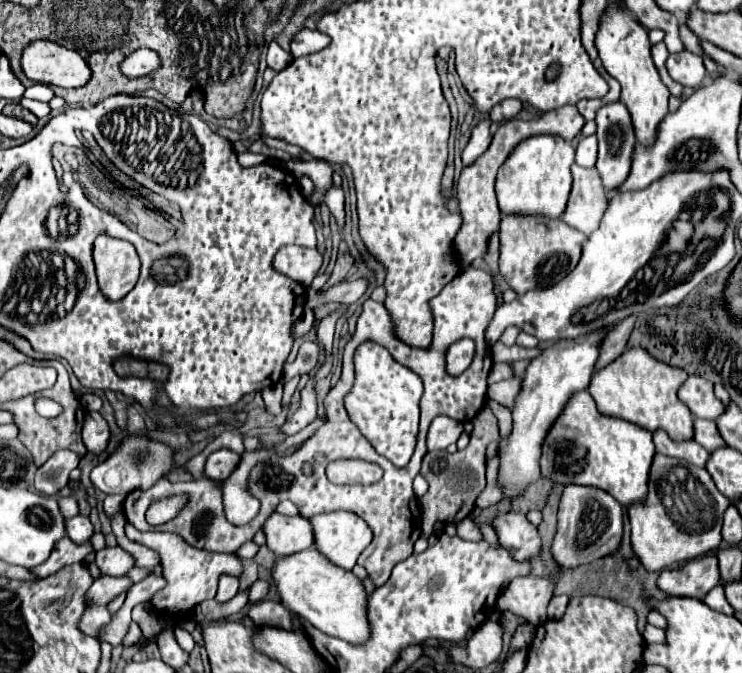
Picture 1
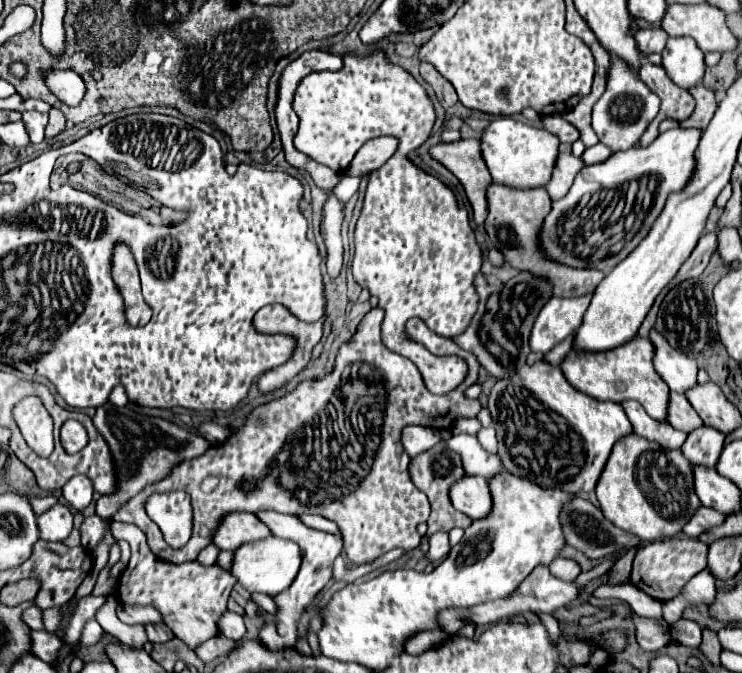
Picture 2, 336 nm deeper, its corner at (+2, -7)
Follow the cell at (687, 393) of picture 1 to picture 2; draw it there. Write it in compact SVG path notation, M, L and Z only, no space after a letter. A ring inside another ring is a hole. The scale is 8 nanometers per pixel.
M651 330L651 342L655 346L655 370L665 380L665 384L679 394L685 394L687 390L697 386L697 364L693 364L691 358L679 354L675 348L669 348L665 344L663 336L657 336L655 330Z

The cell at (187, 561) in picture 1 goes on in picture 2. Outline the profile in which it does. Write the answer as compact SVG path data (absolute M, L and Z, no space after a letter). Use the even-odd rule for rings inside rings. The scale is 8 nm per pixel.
M113 522L111 534L115 540L129 542L131 548L129 564L119 576L117 588L117 598L123 604L157 608L163 616L163 622L171 628L171 632L191 648L219 634L217 620L227 610L227 598L233 586L237 584L237 578L233 576L231 570L225 570L217 564L203 566L197 564L195 560L185 564L169 564L165 560L159 560L151 552L145 534L135 524Z

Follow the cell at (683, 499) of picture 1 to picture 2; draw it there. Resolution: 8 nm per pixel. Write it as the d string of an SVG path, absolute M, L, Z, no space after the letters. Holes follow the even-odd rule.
M637 434L619 440L609 456L605 472L597 482L597 500L603 516L617 528L637 536L643 544L675 538L701 506L695 494L693 464L681 450L665 450L657 442Z

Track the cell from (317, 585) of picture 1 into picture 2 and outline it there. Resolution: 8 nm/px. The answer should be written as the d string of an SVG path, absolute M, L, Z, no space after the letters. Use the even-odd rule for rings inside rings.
M273 536L269 540L249 542L249 544L243 544L241 548L237 548L233 566L231 566L239 584L243 584L249 592L261 592L267 596L277 596L277 594L285 592L297 578L299 568L301 568L301 552L299 552L297 544L283 540L283 538L273 538Z

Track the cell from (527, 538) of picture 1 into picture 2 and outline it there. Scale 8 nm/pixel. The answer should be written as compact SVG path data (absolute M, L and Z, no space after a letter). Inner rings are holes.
M463 476L453 484L449 492L453 506L467 514L471 520L483 520L493 510L493 498L489 492L489 484L481 476Z

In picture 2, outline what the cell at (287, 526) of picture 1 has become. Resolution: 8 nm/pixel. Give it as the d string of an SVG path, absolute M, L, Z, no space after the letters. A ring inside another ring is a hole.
M235 512L231 516L225 516L225 522L221 522L221 528L217 528L213 544L221 550L237 550L241 544L269 536L273 536L271 530L255 514Z

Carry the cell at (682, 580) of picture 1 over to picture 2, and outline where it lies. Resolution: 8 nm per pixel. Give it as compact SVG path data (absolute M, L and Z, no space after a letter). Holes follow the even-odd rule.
M677 538L677 540L657 540L653 544L643 546L635 554L633 572L631 572L631 584L649 594L651 598L659 602L667 602L675 598L681 588L701 570L707 568L707 550L709 546L703 544L697 538Z

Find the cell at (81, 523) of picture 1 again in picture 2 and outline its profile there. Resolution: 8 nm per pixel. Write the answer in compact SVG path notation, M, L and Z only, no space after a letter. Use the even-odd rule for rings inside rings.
M55 504L55 508L51 508L49 512L39 516L39 528L41 528L43 540L61 542L73 530L73 514L69 512L67 506Z

